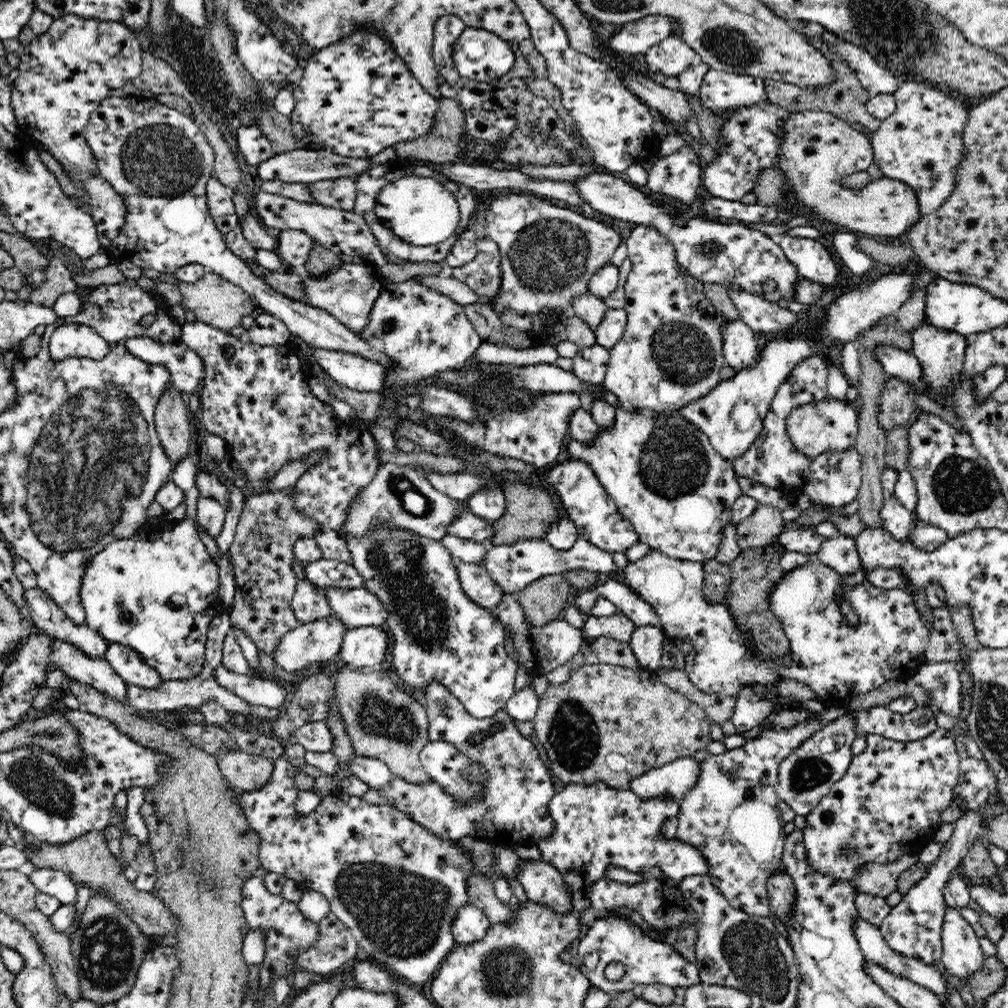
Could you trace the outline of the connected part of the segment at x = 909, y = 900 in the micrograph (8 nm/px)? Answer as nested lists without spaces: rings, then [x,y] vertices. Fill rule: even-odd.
[[[968,811],[954,823],[952,836],[943,844],[938,860],[929,866],[928,874],[916,883],[902,900],[891,907],[888,916],[882,920],[879,929],[888,946],[896,952],[909,956],[926,965],[935,965],[943,955],[942,924],[946,914],[946,904],[943,890],[950,878],[958,876],[964,857],[970,846],[978,840],[985,838],[989,822],[984,819],[982,811]]]

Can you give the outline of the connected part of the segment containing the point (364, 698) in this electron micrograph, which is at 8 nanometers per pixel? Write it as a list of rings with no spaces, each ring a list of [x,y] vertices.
[[[339,662],[329,668],[334,678],[335,706],[355,754],[382,760],[393,776],[410,784],[426,782],[429,776],[419,760],[419,752],[430,741],[424,706],[396,686],[390,672],[381,668],[360,670]]]

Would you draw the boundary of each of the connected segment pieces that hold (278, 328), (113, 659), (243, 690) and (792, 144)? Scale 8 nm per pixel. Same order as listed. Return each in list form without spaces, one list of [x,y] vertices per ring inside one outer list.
[[[268,313],[258,315],[247,329],[244,339],[262,346],[286,345],[293,340],[294,334],[280,319]]]
[[[109,643],[104,658],[127,684],[155,689],[164,681],[138,656],[134,649],[123,644]]]
[[[223,664],[214,668],[216,681],[251,705],[277,709],[287,703],[292,688],[268,678],[260,679],[228,670]]]
[[[808,109],[790,113],[788,120],[785,120],[785,123],[783,124],[783,132],[784,138],[782,138],[782,144],[780,144],[780,154],[777,158],[777,169],[781,172],[781,174],[783,174],[785,182],[790,185],[789,190],[794,193],[798,202],[802,206],[810,208],[814,214],[818,214],[818,216],[821,216],[824,220],[828,220],[831,224],[841,224],[842,226],[846,226],[846,228],[848,228],[848,230],[852,233],[861,236],[870,236],[871,238],[874,236],[900,236],[900,234],[908,232],[908,230],[910,230],[910,228],[912,228],[912,226],[920,220],[921,216],[919,213],[919,204],[916,193],[911,186],[908,186],[908,184],[904,182],[900,182],[900,180],[888,179],[884,176],[877,181],[870,181],[866,186],[864,186],[864,188],[861,189],[850,189],[842,185],[842,180],[844,180],[846,176],[866,171],[868,166],[874,163],[871,140],[869,140],[869,138],[867,138],[862,132],[852,128],[850,123],[840,119],[840,117],[834,116],[834,114],[830,112]]]

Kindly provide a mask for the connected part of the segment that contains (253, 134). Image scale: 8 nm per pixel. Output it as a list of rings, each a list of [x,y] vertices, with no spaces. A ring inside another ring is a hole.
[[[242,124],[238,128],[238,147],[248,164],[258,166],[264,160],[275,156],[270,140],[258,126]]]

